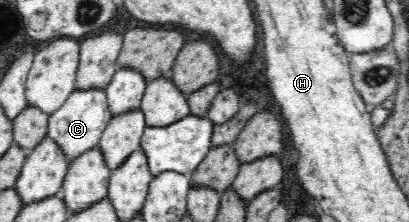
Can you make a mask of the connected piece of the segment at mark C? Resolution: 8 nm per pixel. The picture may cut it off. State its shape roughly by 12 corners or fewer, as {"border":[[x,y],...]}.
{"border":[[75,88],[47,133],[71,162],[99,144],[105,88]]}

